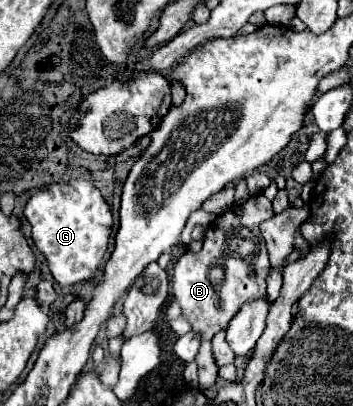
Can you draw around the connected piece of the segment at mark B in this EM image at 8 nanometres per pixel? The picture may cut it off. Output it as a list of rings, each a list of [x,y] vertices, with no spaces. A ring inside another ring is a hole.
[[[263,193],[249,197],[245,205],[233,205],[209,225],[203,249],[199,253],[187,251],[173,267],[175,301],[179,303],[183,317],[191,323],[191,329],[201,335],[201,349],[195,357],[201,389],[207,389],[217,381],[217,365],[211,353],[213,335],[227,329],[227,323],[243,305],[263,299],[267,293],[267,275],[271,267],[259,225],[271,219],[271,215],[275,215],[271,201]],[[215,271],[221,271],[221,279]]]

